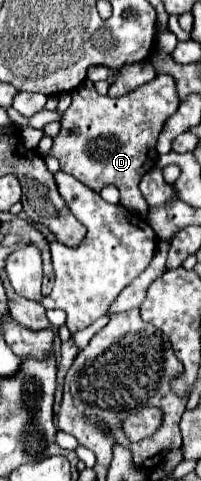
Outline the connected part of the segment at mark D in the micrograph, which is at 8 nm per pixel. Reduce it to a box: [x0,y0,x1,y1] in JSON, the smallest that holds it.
[49,75,179,217]

